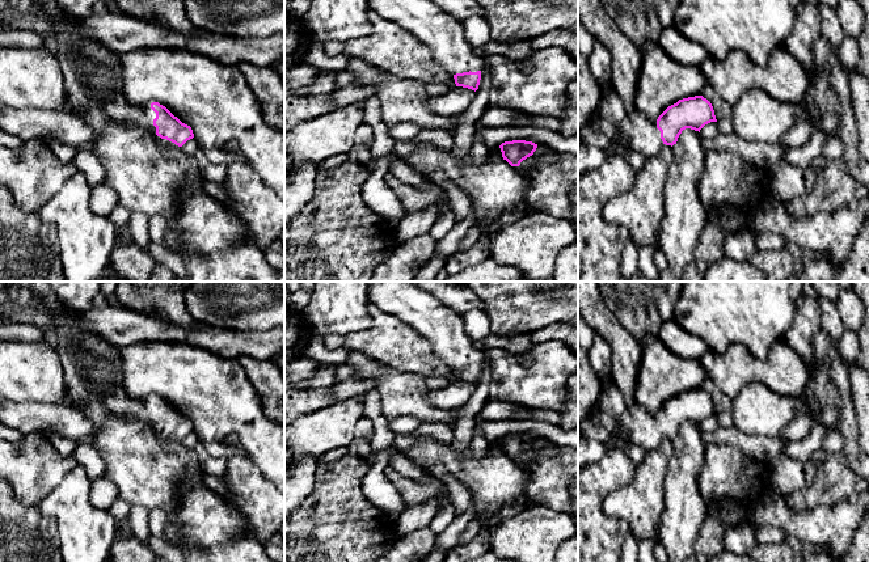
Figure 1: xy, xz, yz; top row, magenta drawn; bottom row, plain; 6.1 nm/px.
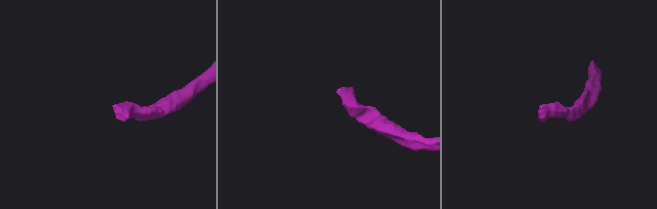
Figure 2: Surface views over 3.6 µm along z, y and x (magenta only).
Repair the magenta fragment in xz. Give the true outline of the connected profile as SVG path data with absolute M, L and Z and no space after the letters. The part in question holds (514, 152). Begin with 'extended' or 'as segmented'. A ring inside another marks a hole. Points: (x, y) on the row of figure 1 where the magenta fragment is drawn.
as segmented; M526 140L505 141L499 145L502 157L511 166L519 166L523 160L532 156L537 144Z

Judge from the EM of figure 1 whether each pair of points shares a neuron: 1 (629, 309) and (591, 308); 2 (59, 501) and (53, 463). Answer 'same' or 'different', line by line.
1: different
2: different

